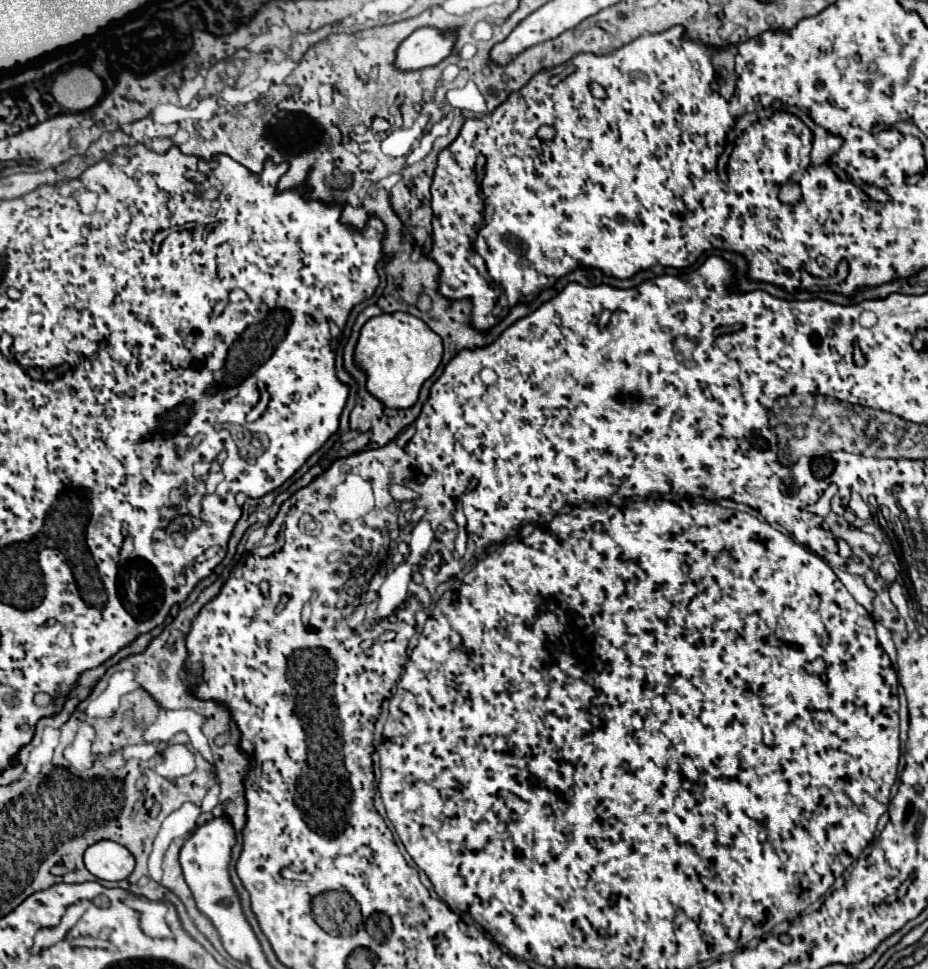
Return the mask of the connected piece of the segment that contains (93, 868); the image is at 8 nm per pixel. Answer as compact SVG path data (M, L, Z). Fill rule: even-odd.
M102 840L90 846L84 854L86 868L92 874L98 874L100 880L124 880L134 868L134 858L116 842Z

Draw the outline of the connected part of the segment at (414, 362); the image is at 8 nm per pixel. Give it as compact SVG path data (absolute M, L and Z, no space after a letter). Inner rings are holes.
M404 312L382 314L366 322L356 346L356 364L366 370L366 388L388 408L412 408L424 382L442 362L442 338L420 318Z

